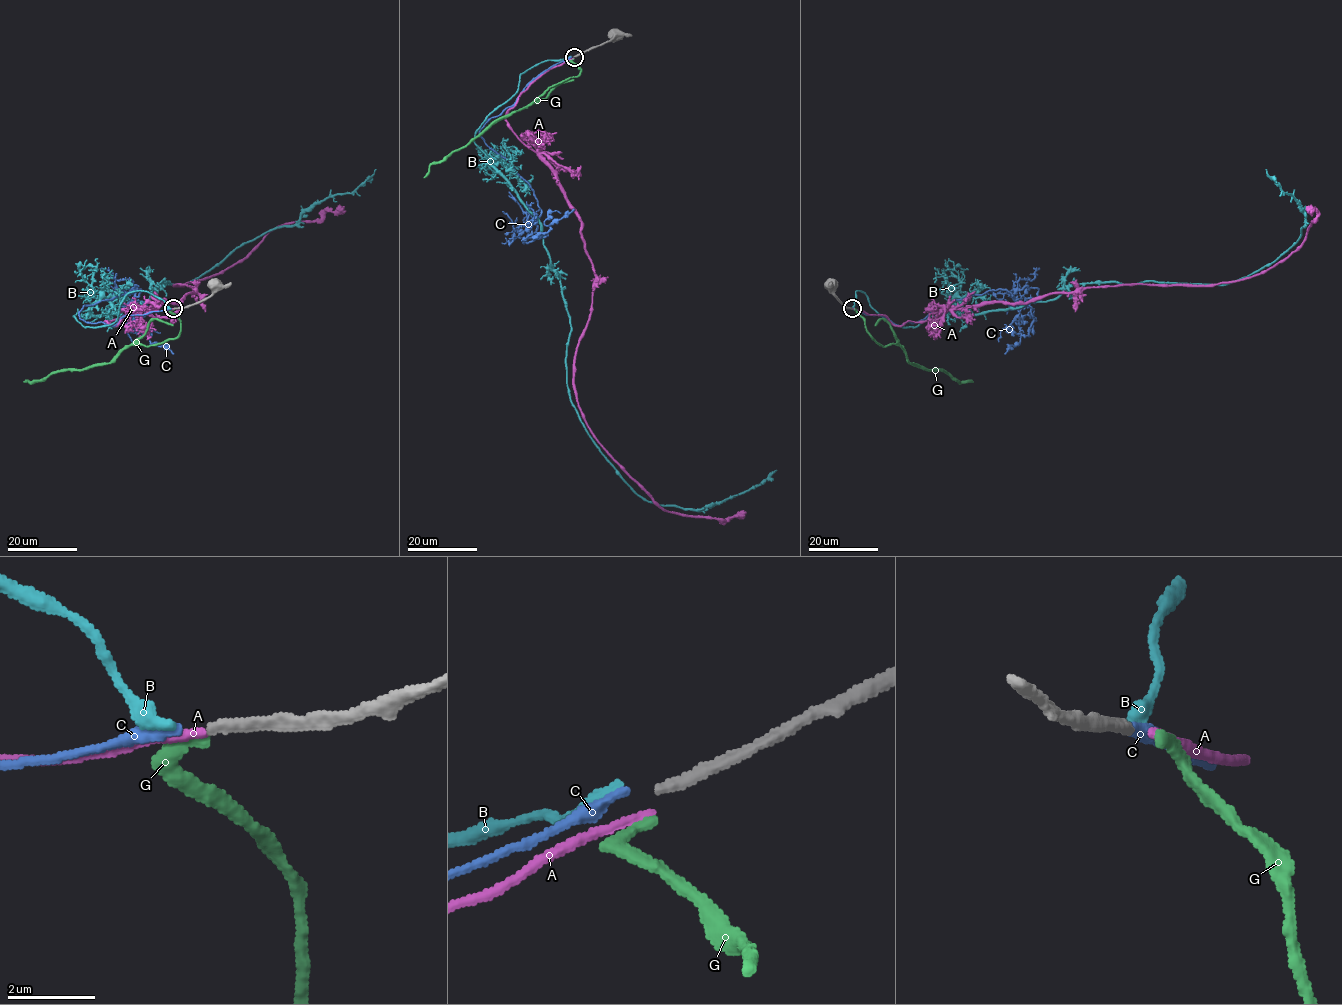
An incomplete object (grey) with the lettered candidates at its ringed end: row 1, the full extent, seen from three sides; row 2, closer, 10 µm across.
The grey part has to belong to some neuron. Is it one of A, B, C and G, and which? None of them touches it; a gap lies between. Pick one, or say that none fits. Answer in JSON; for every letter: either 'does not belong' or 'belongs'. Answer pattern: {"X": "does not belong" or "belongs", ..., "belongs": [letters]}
{"A": "does not belong", "B": "does not belong", "C": "does not belong", "G": "does not belong", "belongs": []}

